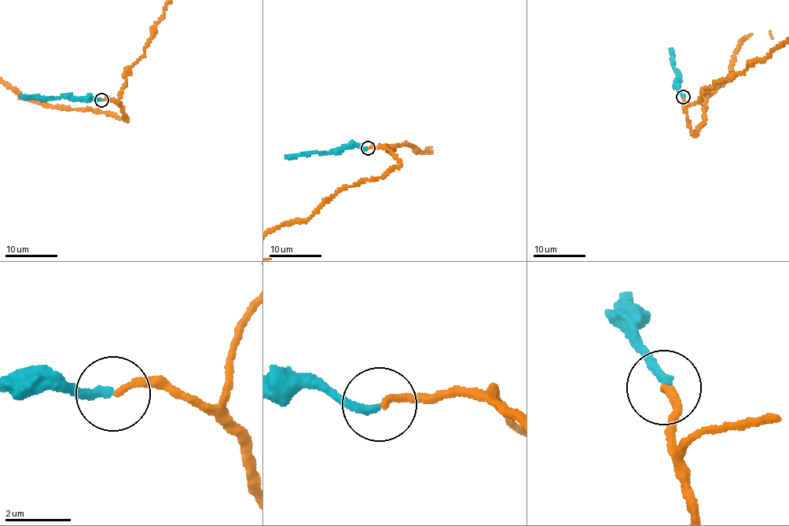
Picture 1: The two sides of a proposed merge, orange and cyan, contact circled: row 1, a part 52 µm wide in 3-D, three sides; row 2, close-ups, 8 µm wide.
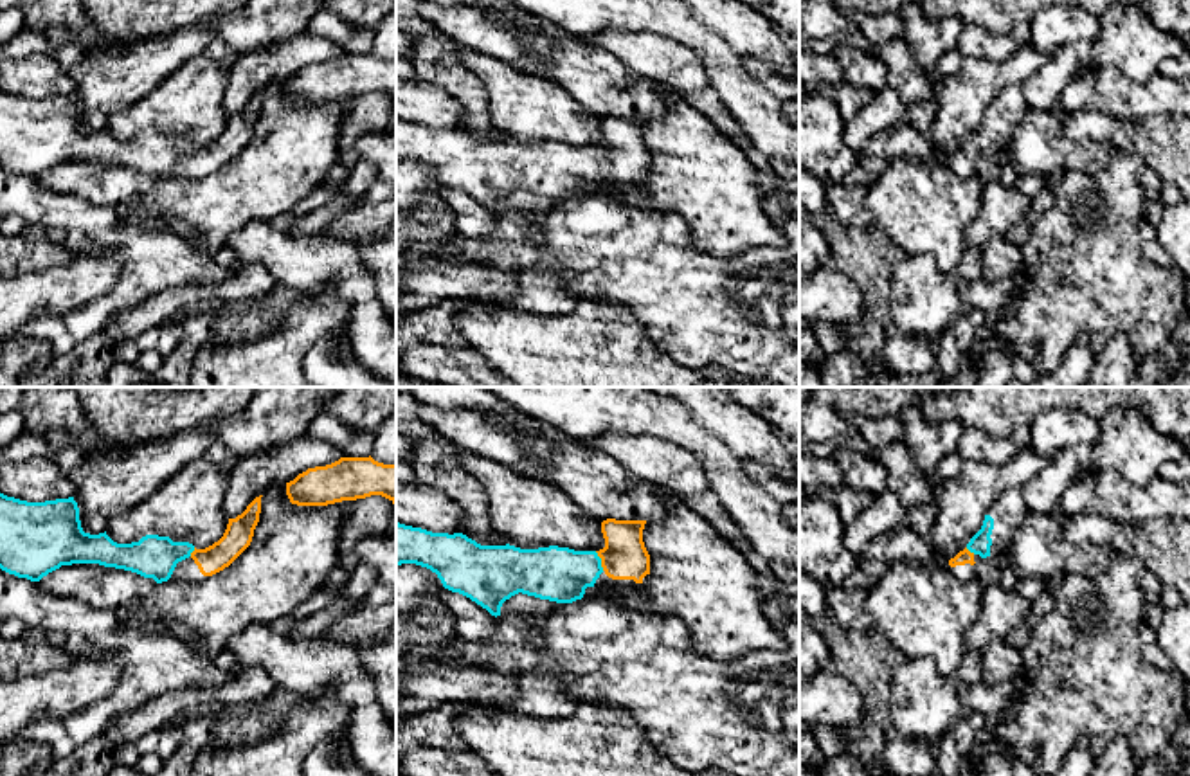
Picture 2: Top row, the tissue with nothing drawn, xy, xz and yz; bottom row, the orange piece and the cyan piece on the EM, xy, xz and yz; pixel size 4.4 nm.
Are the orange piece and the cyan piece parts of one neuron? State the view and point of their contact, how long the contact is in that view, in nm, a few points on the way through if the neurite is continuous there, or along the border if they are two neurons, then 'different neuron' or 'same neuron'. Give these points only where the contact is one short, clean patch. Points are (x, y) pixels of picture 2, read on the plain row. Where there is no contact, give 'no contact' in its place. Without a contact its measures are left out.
contact xz (602, 157); length 100 nm; way xz (623, 153), (602, 157), (569, 170), (553, 170); same neuron

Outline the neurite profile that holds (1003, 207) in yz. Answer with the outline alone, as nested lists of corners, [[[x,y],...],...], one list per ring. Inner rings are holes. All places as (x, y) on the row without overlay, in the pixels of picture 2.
[[[990,180],[985,187],[981,211],[969,223],[967,247],[983,250],[994,236],[1006,236],[1028,212],[1032,198],[1019,187]]]

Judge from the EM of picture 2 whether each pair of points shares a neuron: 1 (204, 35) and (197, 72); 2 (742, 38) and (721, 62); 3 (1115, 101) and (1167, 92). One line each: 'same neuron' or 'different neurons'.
1: different neurons
2: different neurons
3: same neuron

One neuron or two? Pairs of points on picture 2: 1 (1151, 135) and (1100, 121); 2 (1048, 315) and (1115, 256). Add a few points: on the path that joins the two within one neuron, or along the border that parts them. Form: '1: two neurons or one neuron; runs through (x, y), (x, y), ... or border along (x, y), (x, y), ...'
1: one neuron; runs through (1138, 135), (1124, 135), (1113, 130)
2: one neuron; runs through (1064, 299), (1099, 265)

